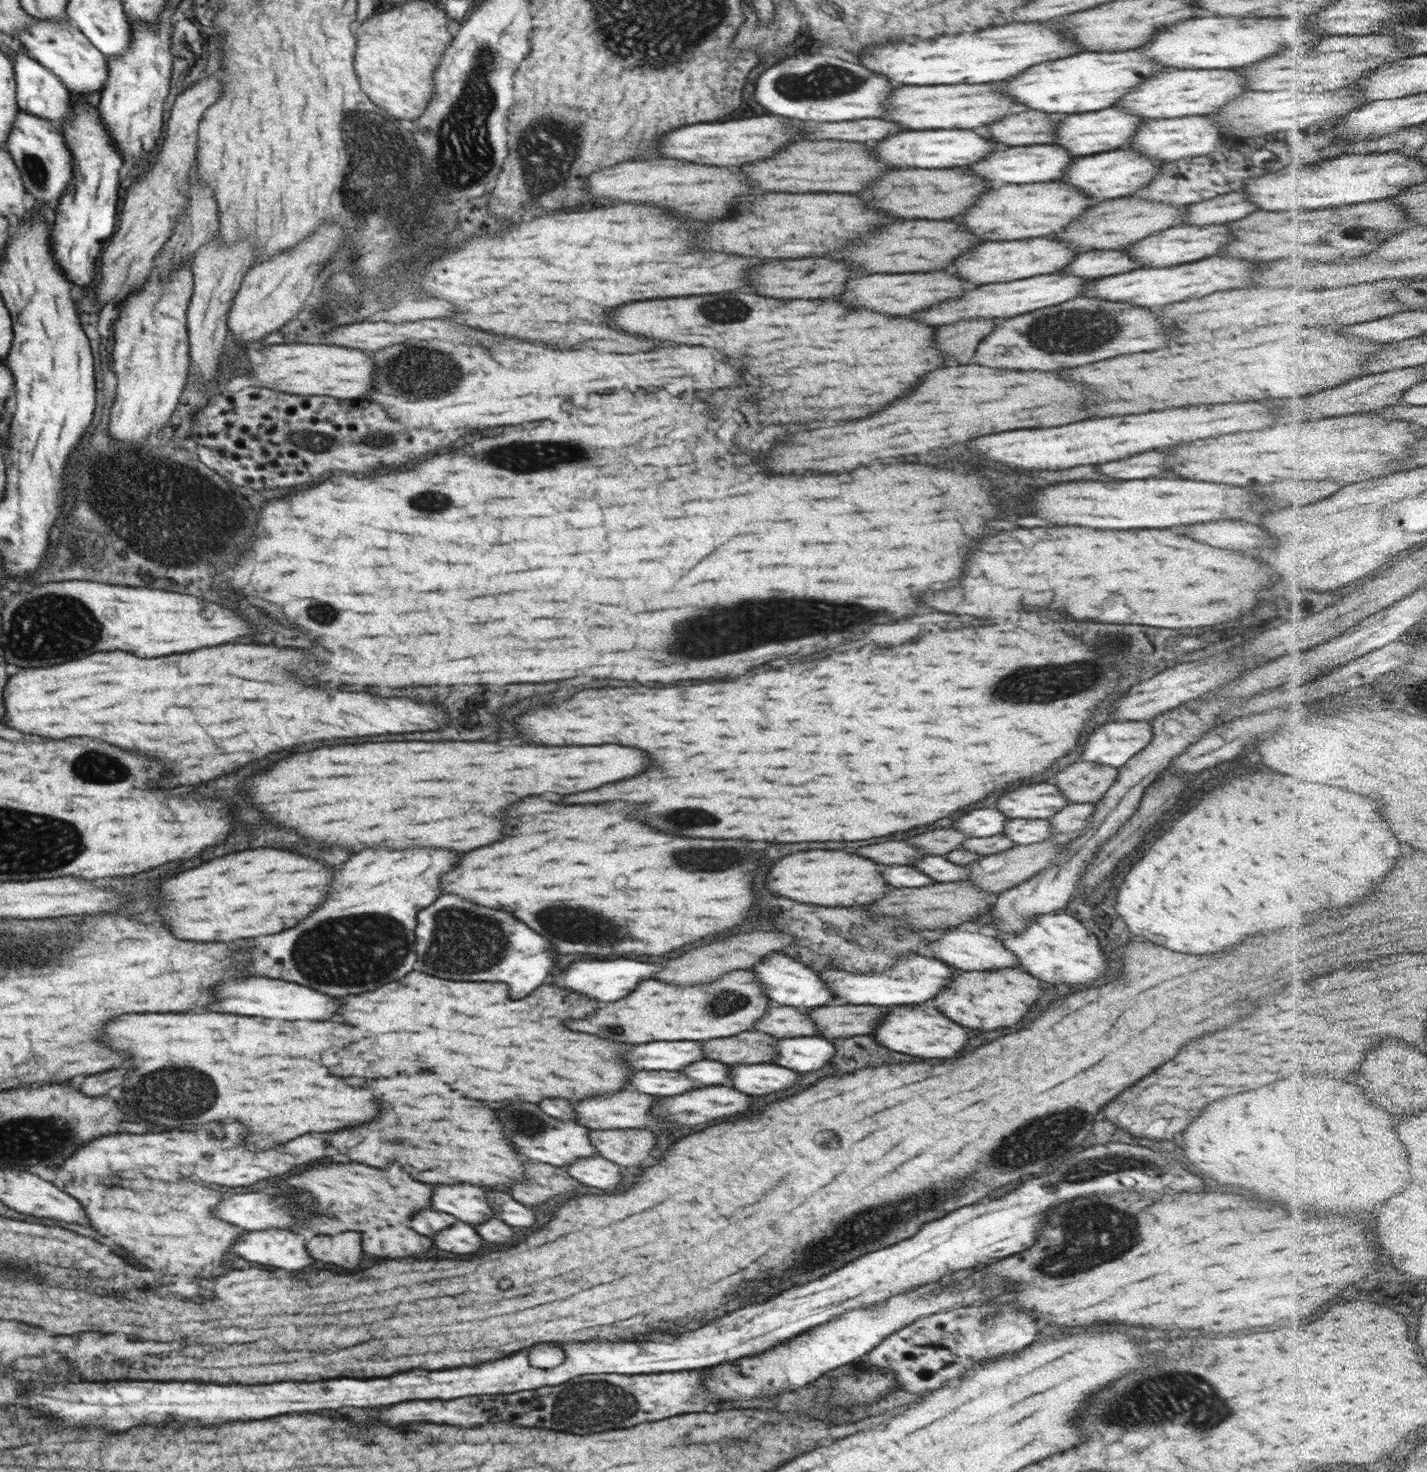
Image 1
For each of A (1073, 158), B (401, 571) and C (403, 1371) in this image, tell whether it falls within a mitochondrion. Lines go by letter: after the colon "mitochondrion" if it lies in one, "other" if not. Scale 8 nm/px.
A: other
B: other
C: other

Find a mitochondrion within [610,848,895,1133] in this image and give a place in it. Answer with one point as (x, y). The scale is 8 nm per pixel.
(723, 1003)

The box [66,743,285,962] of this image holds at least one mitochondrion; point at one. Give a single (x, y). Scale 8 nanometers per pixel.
(94, 766)

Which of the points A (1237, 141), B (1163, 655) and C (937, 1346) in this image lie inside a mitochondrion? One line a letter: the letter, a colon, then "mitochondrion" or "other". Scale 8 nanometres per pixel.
A: other
B: other
C: other

